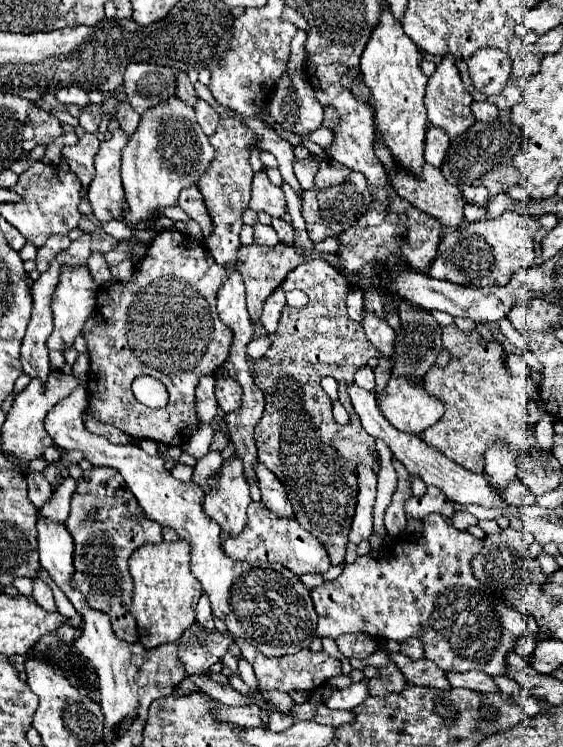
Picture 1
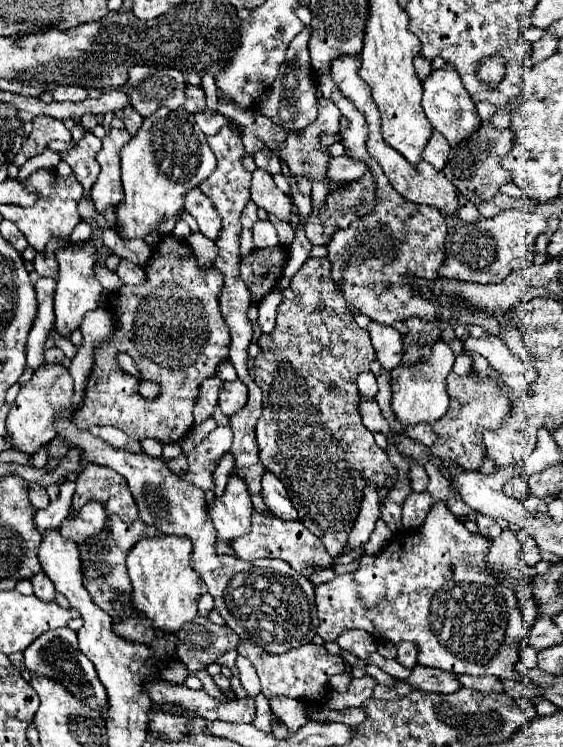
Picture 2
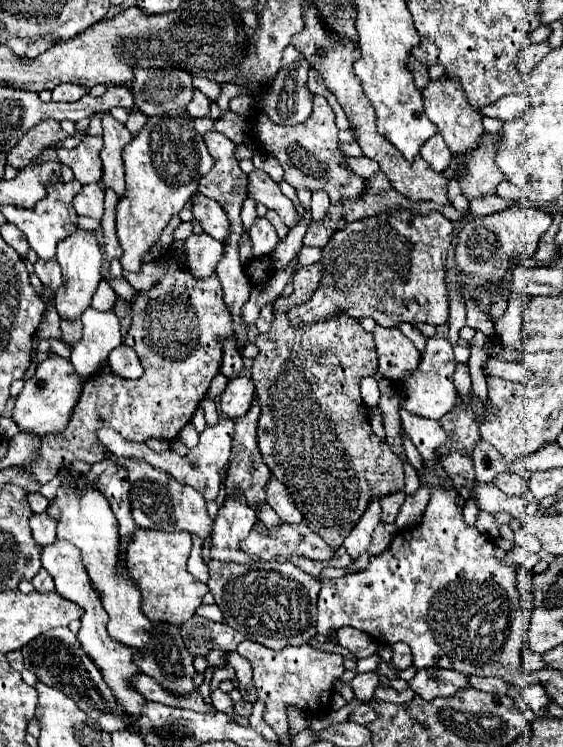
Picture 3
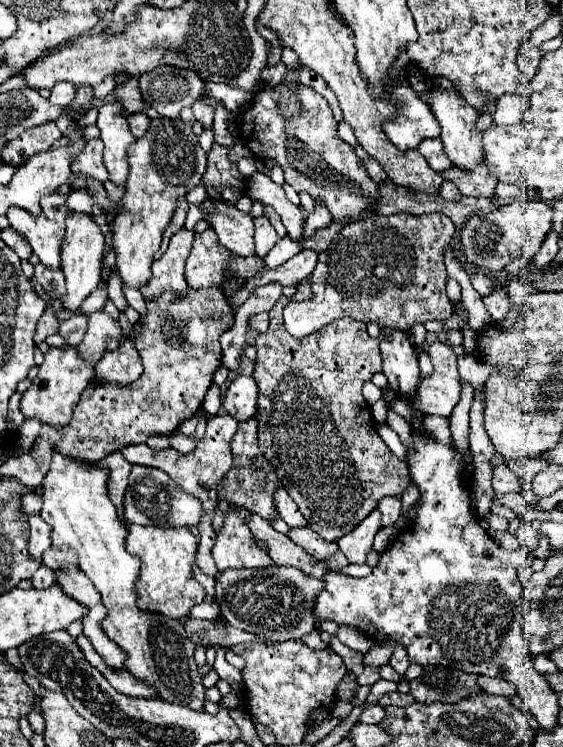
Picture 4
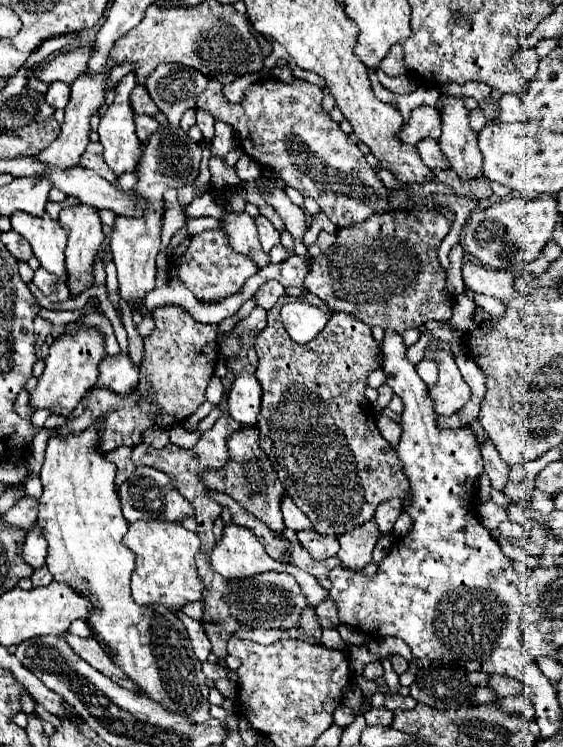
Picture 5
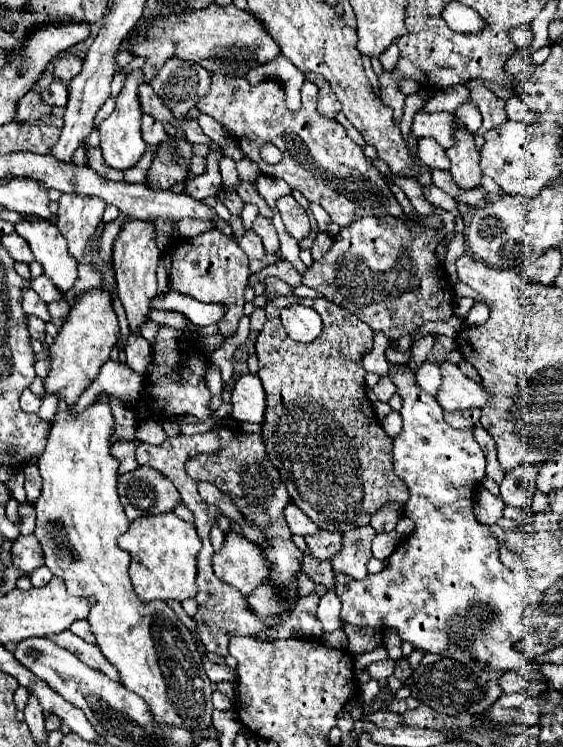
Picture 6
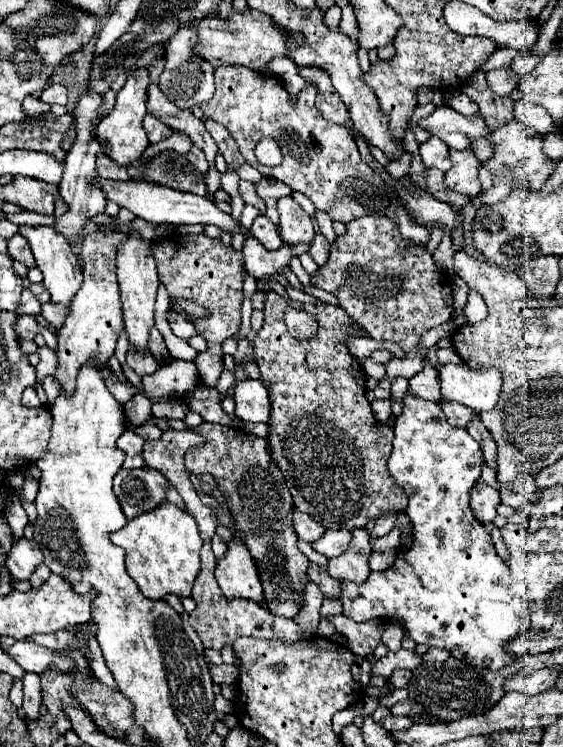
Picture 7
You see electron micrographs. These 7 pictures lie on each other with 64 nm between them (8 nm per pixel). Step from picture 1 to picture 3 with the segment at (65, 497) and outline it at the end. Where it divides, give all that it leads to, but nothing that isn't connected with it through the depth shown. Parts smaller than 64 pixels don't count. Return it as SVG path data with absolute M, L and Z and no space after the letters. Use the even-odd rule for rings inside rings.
M48 512L32 514L30 528L34 532L34 540L42 546L56 540L56 518L52 518Z

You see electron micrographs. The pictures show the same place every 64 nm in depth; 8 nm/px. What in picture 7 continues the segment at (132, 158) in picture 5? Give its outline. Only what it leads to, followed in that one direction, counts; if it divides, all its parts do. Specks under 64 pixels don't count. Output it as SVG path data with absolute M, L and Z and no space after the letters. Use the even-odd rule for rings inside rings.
M140 68L140 70L132 72L128 76L128 82L124 84L124 88L116 96L114 110L98 124L98 136L108 142L106 156L110 160L114 160L116 164L120 164L120 166L130 166L132 162L136 162L142 156L142 152L146 150L146 146L150 144L148 138L146 138L146 132L142 128L142 120L146 116L144 88L148 84L150 84L150 80L148 80L148 70L146 68Z

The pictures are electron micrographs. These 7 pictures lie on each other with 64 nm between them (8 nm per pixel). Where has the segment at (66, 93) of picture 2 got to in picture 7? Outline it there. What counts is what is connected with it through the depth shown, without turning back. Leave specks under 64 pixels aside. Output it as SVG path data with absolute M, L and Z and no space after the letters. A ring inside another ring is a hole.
M52 84L52 86L48 86L48 88L42 90L40 100L46 102L46 104L62 104L62 106L66 106L66 104L68 104L66 92L68 92L66 86L62 86L62 84Z

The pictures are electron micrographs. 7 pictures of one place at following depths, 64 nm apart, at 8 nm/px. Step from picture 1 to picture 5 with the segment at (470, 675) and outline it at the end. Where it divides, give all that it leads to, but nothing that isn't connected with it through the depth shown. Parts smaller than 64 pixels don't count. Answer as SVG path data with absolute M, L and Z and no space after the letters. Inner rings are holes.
M490 676L488 678L488 686L496 692L496 696L504 698L504 696L512 696L512 694L520 694L520 682L512 680L508 676Z

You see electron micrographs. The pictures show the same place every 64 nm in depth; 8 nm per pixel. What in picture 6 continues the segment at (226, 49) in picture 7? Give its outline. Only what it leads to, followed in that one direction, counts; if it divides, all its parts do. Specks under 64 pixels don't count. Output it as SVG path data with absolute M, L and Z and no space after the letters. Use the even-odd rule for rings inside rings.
M214 2L202 10L152 18L134 34L130 52L146 60L142 72L144 80L150 82L168 58L192 60L212 74L226 74L236 78L244 76L250 68L258 68L274 60L280 54L280 48L272 38L268 38L268 32L250 12L238 10L234 4L220 6Z

